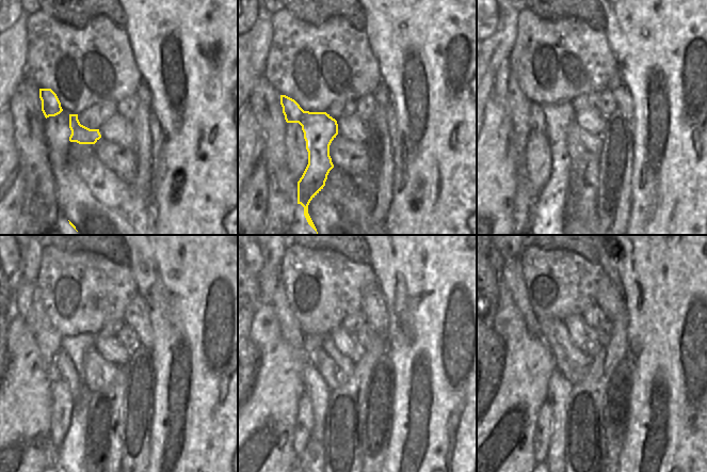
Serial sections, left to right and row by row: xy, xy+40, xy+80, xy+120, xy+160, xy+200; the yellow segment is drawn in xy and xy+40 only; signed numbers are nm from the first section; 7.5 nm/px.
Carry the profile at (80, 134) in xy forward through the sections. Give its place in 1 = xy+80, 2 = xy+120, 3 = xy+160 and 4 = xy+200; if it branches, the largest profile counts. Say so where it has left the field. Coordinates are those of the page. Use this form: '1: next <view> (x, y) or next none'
1: next xy+80 (552, 120)
2: next xy+120 (68, 361)
3: next xy+160 (316, 387)
4: next xy+200 (559, 389)

